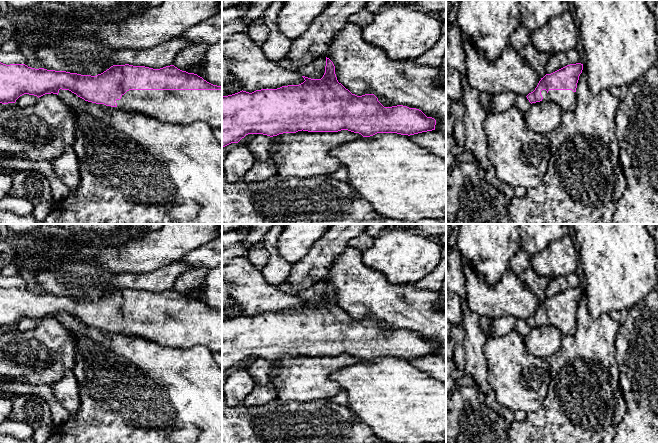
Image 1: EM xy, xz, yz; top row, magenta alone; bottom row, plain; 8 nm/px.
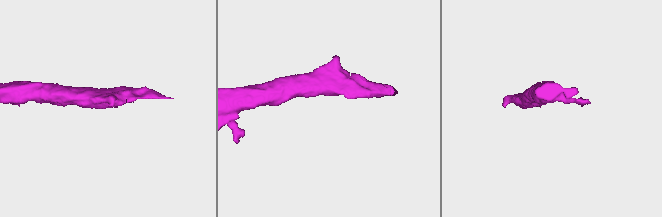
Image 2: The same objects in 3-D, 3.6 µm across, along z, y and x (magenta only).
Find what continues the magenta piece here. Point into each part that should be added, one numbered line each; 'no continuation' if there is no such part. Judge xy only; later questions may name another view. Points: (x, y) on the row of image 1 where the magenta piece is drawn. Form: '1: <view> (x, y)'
1: xy (184, 107)

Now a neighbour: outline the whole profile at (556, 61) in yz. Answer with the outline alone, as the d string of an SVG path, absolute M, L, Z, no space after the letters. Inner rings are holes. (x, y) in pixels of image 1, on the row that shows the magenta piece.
M575 49L570 50L569 56L559 53L550 56L545 67L546 74L551 74L567 65L579 63L580 56Z

